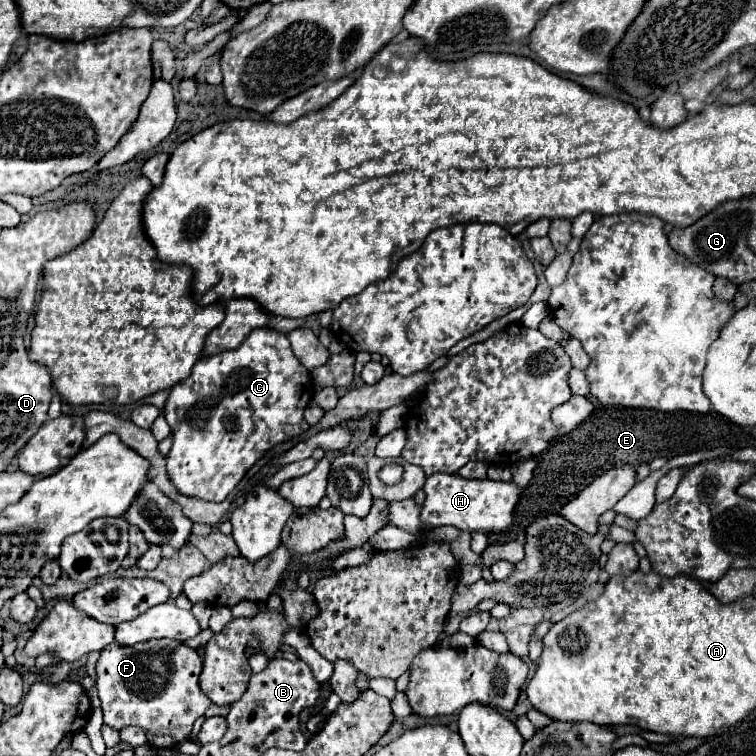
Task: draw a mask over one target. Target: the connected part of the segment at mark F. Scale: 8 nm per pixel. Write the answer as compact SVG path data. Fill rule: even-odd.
M151 639L133 647L107 645L97 661L97 689L105 723L113 729L137 725L145 731L147 743L167 749L189 739L197 717L205 715L211 699L199 687L201 657L177 639Z

